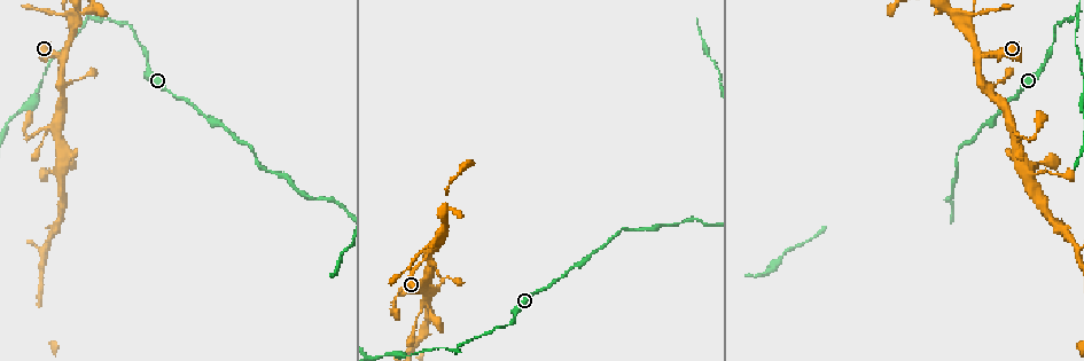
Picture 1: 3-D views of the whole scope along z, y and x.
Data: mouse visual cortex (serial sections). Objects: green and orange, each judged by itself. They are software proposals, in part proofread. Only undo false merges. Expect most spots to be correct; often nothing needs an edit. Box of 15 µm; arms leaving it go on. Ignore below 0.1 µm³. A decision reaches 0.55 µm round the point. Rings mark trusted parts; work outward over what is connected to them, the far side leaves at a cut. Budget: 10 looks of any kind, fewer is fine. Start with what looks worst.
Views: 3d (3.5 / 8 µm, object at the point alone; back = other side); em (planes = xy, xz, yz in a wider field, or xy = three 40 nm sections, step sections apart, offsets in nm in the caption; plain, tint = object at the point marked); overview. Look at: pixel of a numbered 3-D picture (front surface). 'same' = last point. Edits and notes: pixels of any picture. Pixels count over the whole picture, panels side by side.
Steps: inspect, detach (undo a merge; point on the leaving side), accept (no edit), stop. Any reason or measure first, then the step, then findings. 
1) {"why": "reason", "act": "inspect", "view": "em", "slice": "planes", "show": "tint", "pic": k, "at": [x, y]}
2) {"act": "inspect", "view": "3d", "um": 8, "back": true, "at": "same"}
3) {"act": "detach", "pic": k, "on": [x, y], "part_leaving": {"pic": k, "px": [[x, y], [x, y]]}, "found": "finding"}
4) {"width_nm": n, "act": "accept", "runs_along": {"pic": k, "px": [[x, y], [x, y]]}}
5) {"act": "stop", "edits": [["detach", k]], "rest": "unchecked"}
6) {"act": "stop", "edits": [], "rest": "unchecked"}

{"act": "inspect", "view": "3d", "um": 8, "pic": 1, "at": [1077, 12]}

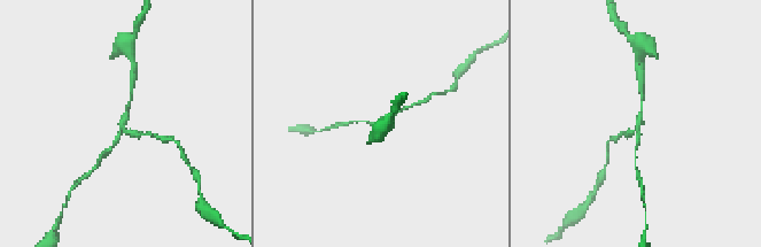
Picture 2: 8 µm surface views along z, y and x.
{"why": "need the tissue", "act": "inspect", "view": "em", "slice": "xy", "step": 5, "show": "tint", "pic": 2, "at": [637, 130]}

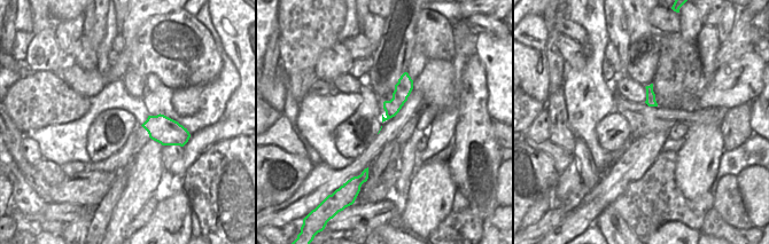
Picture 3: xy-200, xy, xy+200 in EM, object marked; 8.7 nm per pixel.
{"width_nm": 140, "act": "detach", "pic": 2, "on": [108, 151], "part_leaving": {"pic": 2, "px": [[125, 130], [121, 129], [101, 161]]}, "found": "a second cell is stuck on"}

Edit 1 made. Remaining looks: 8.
{"why": "branch point", "act": "inspect", "view": "3d", "um": 8, "pic": 1, "at": [970, 25]}

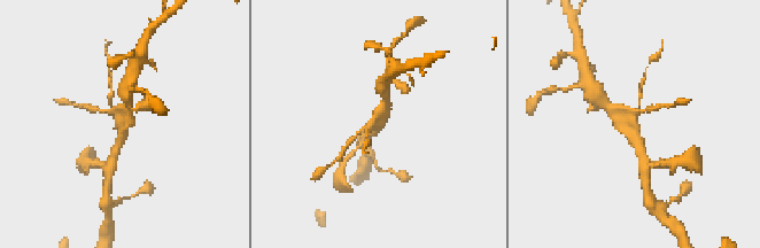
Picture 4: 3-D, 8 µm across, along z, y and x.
{"why": "zoom in", "act": "inspect", "view": "3d", "um": 3.5, "back": true, "pic": 4, "at": [633, 123]}

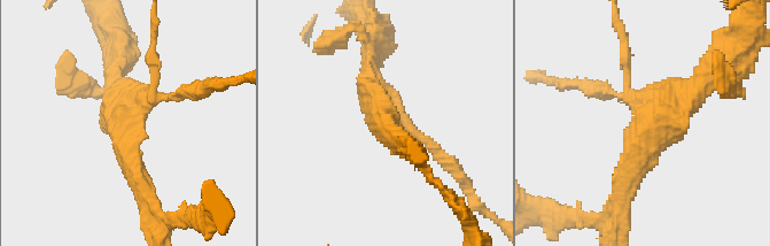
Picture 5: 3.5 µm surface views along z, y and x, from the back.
{"why": "need the tissue", "act": "inspect", "view": "em", "slice": "xy", "step": 2, "show": "tint", "pic": 5, "at": [378, 122]}

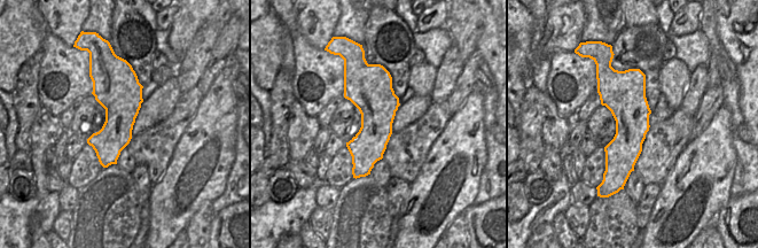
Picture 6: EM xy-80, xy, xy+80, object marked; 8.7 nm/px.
{"act": "accept", "found": "all the same cell"}

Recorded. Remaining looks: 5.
{"why": "side arm on a straight run", "act": "inspect", "view": "3d", "um": 8, "pic": 1, "at": [56, 128]}

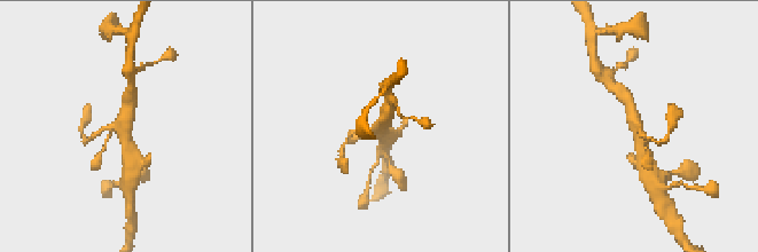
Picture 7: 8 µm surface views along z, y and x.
{"act": "inspect", "view": "3d", "um": 3.5, "pic": 7, "at": [127, 123]}

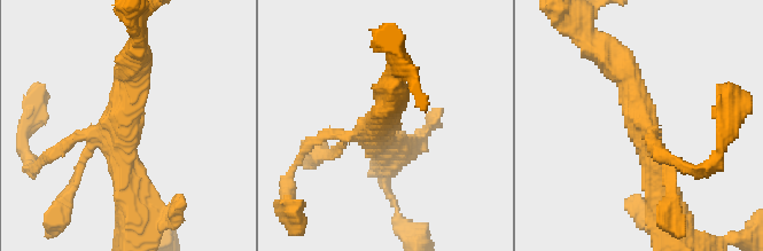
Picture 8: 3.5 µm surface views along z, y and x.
{"act": "accept", "runs_along": {"pic": 8, "px": [[614, 62], [629, 80], [661, 203]]}, "found": "continuous, no second cell"}

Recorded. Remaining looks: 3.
{"why": "side arm on a straight run", "act": "inspect", "view": "3d", "um": 8, "pic": 1, "at": [62, 168]}

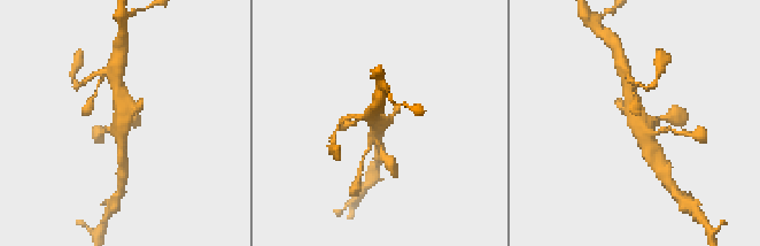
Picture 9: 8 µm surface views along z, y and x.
{"why": "need the tissue", "act": "inspect", "view": "em", "slice": "xy", "step": 1, "show": "tint", "pic": 9, "at": [637, 129]}

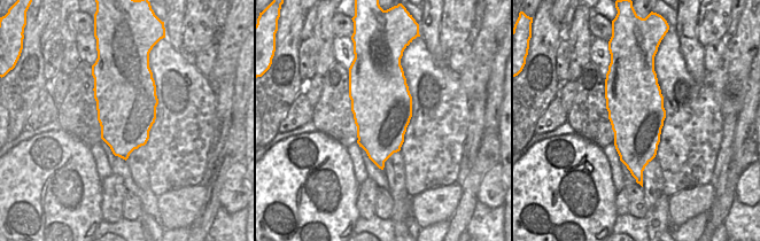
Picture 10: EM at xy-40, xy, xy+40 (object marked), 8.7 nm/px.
{"act": "accept", "runs_along": {"pic": 9, "px": [[629, 94], [649, 158]]}, "found": "all the same cell"}

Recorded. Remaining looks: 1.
{"act": "stop", "edits": [["detach", 2]], "rest": "unchecked"}

